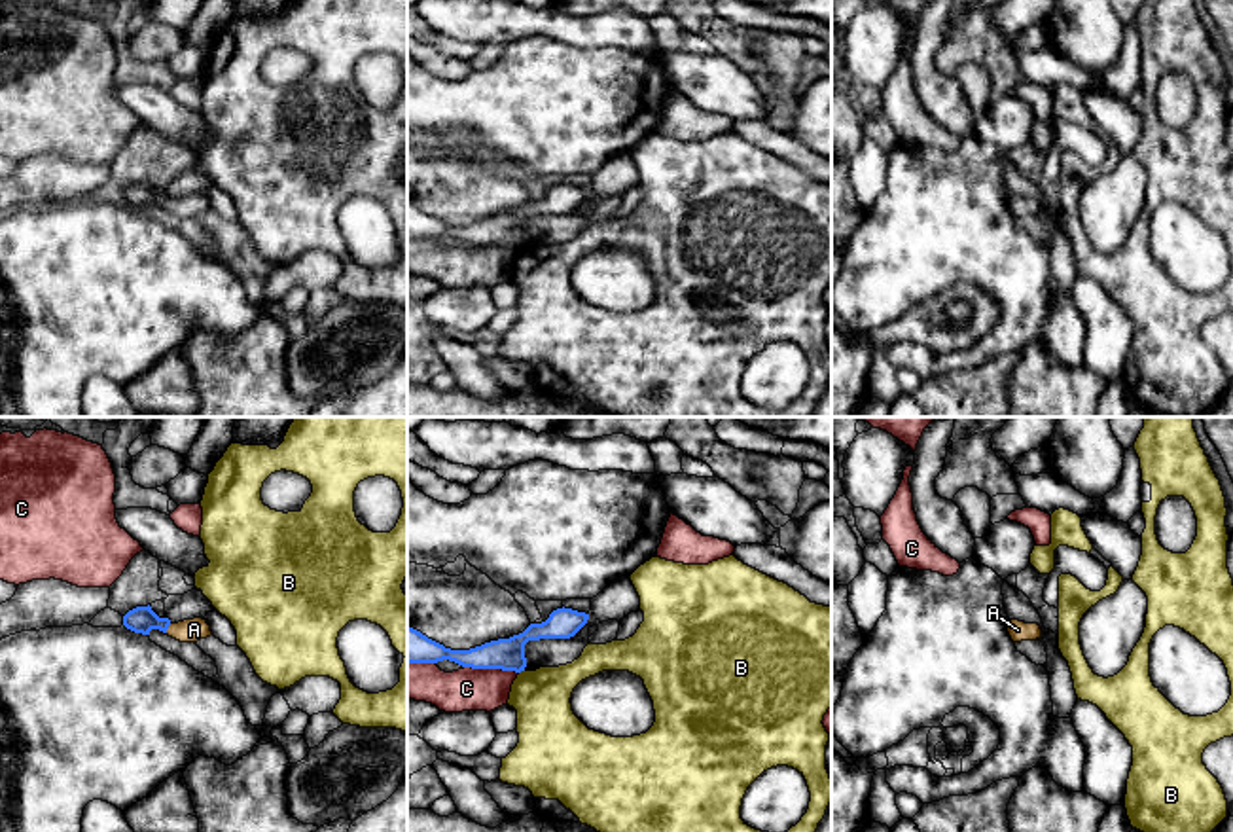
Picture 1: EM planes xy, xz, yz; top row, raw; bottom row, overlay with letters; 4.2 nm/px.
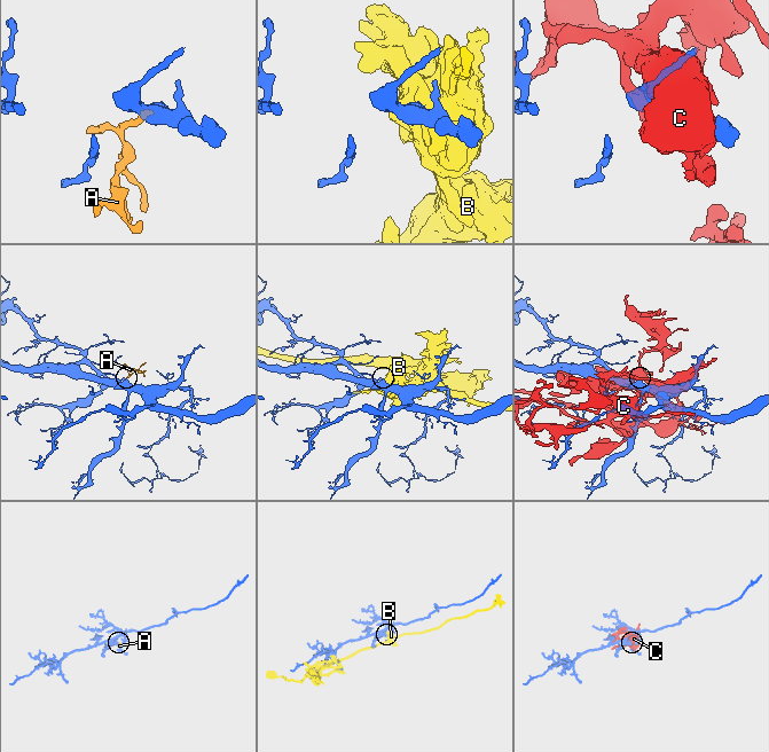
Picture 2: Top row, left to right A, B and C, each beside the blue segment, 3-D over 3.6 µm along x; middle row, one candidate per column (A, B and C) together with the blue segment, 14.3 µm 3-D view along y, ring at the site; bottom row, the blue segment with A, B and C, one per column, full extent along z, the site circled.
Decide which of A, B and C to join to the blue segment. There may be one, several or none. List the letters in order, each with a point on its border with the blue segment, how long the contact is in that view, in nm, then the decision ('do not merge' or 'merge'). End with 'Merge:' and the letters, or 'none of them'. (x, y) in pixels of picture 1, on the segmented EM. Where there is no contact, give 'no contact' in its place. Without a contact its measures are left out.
A: xy (167, 628) | 50 nm | merge
B: xz (521, 669) | 30 nm | do not merge
C: xz (491, 668) | 240 nm | do not merge
Merge: A

